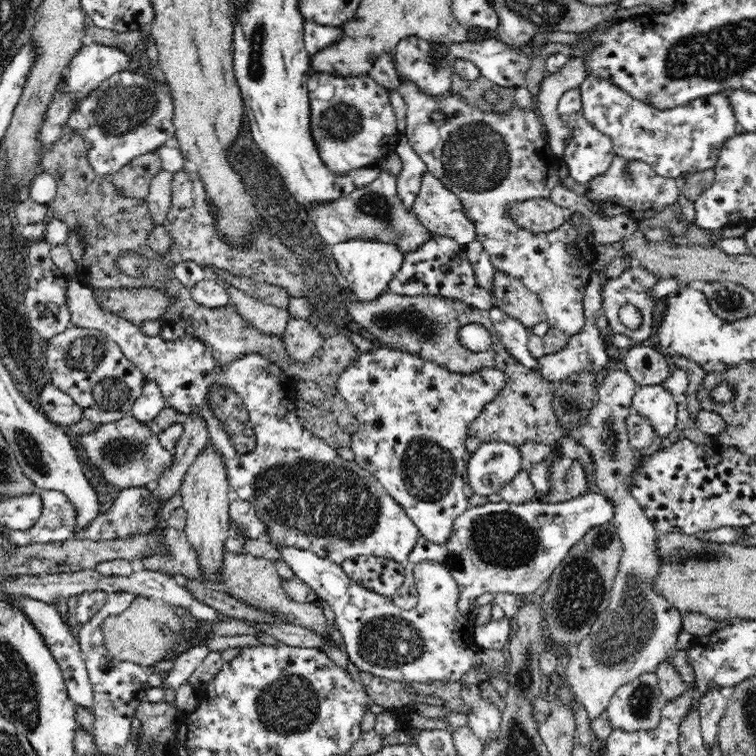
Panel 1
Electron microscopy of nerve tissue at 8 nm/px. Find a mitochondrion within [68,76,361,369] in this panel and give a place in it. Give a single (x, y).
(120, 106)

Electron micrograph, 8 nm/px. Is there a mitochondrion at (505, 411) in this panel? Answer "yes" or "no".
no

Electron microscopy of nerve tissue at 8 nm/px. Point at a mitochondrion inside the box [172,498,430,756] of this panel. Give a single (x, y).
(290, 705)

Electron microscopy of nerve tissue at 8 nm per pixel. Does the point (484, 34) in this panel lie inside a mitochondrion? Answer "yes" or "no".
no

